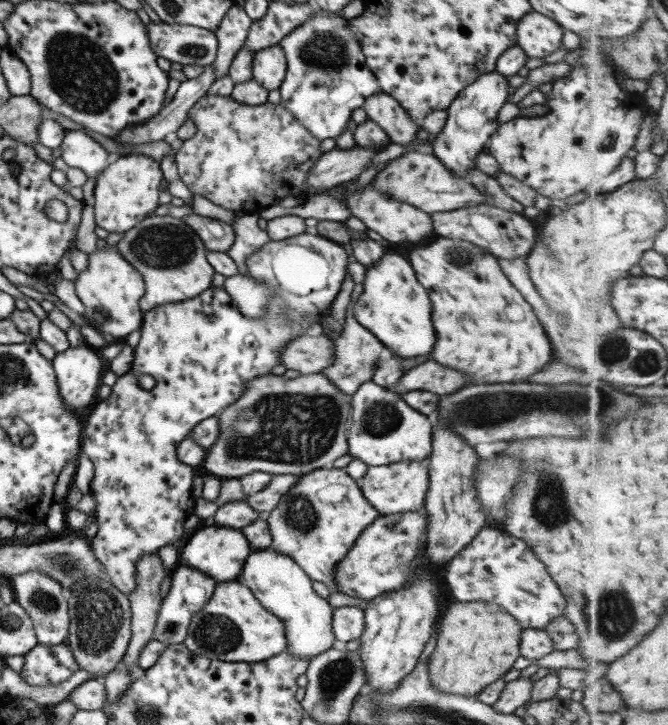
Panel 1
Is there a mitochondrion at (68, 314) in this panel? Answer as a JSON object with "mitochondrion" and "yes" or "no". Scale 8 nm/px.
{"mitochondrion":"no"}

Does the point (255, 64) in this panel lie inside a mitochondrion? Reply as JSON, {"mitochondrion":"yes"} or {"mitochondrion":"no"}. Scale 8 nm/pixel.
{"mitochondrion":"no"}

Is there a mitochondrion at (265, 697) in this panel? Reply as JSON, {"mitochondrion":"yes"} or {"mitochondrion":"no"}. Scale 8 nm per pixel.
{"mitochondrion":"no"}

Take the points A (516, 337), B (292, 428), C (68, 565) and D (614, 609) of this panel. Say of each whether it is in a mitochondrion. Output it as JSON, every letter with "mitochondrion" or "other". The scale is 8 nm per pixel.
{"A":"other","B":"mitochondrion","C":"mitochondrion","D":"mitochondrion"}

